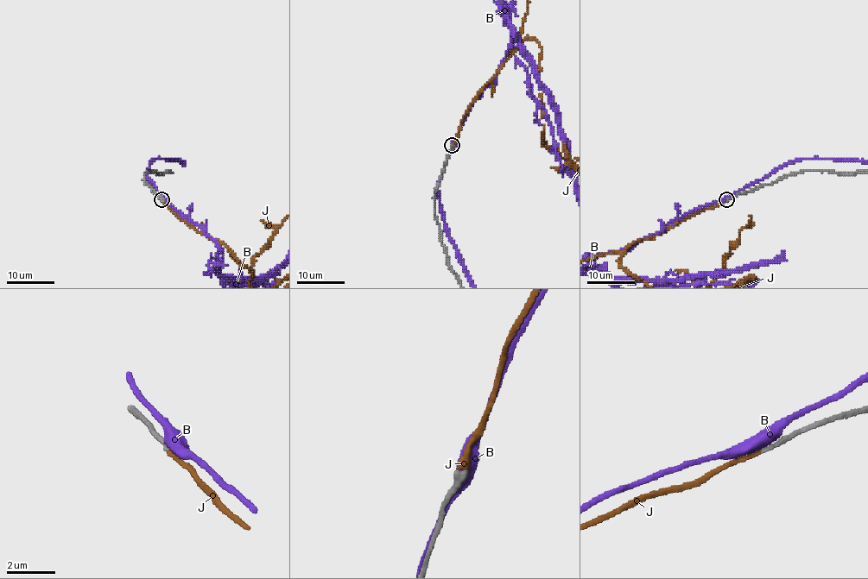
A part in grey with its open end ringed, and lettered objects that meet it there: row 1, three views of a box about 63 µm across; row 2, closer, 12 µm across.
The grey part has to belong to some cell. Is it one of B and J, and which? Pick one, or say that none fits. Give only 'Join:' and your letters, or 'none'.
Join: J

